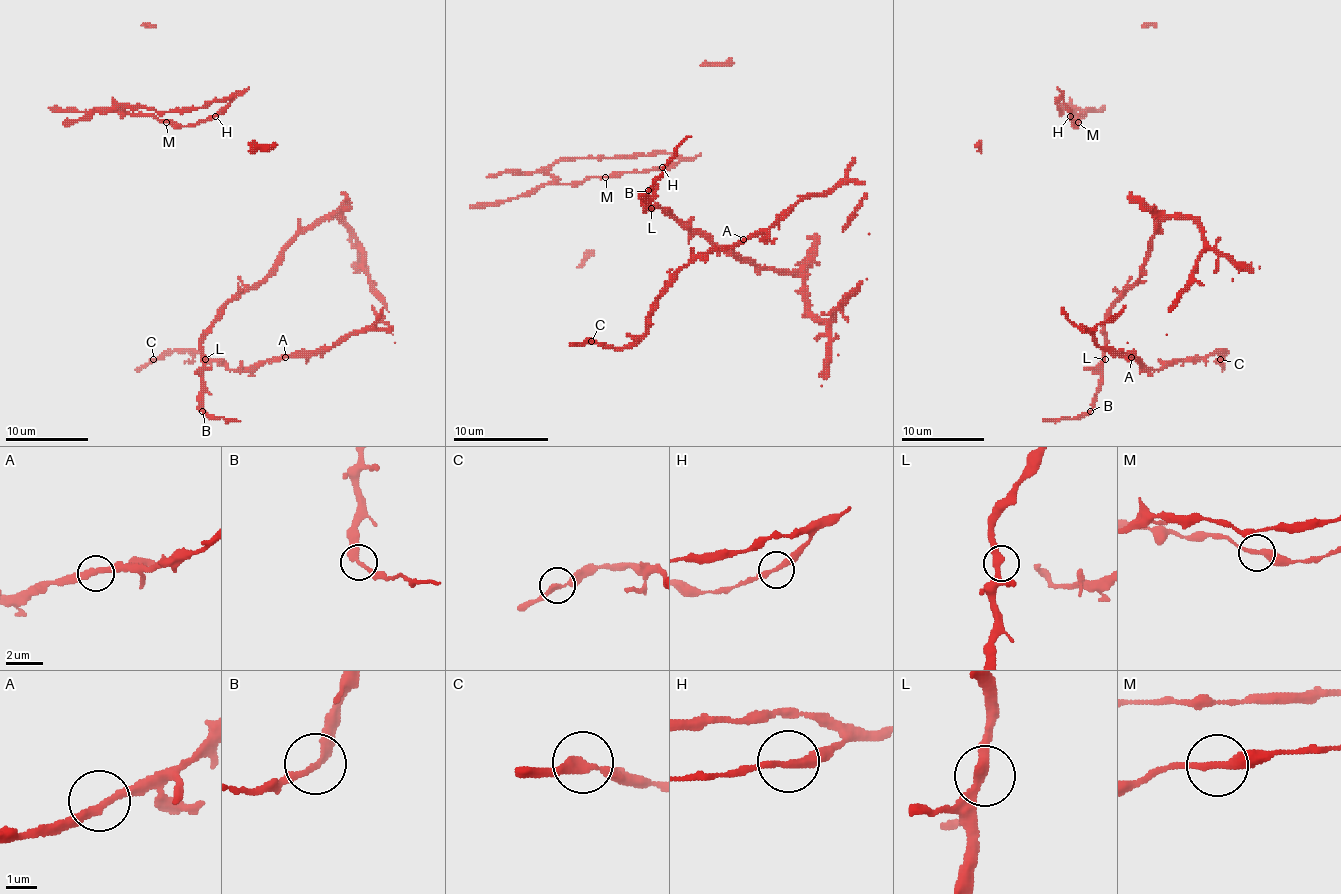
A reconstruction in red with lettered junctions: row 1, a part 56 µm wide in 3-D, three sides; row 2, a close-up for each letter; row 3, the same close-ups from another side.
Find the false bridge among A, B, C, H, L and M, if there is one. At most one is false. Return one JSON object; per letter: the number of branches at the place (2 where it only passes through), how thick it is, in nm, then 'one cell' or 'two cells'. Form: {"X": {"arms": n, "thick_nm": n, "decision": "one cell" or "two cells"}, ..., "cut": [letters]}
{"A": {"arms": 2, "thick_nm": 280, "decision": "one cell"}, "B": {"arms": 2, "thick_nm": 280, "decision": "two cells"}, "C": {"arms": 2, "thick_nm": 280, "decision": "one cell"}, "H": {"arms": 2, "thick_nm": 280, "decision": "one cell"}, "L": {"arms": 2, "thick_nm": 320, "decision": "one cell"}, "M": {"arms": 2, "thick_nm": 280, "decision": "one cell"}, "cut": ["B"]}

